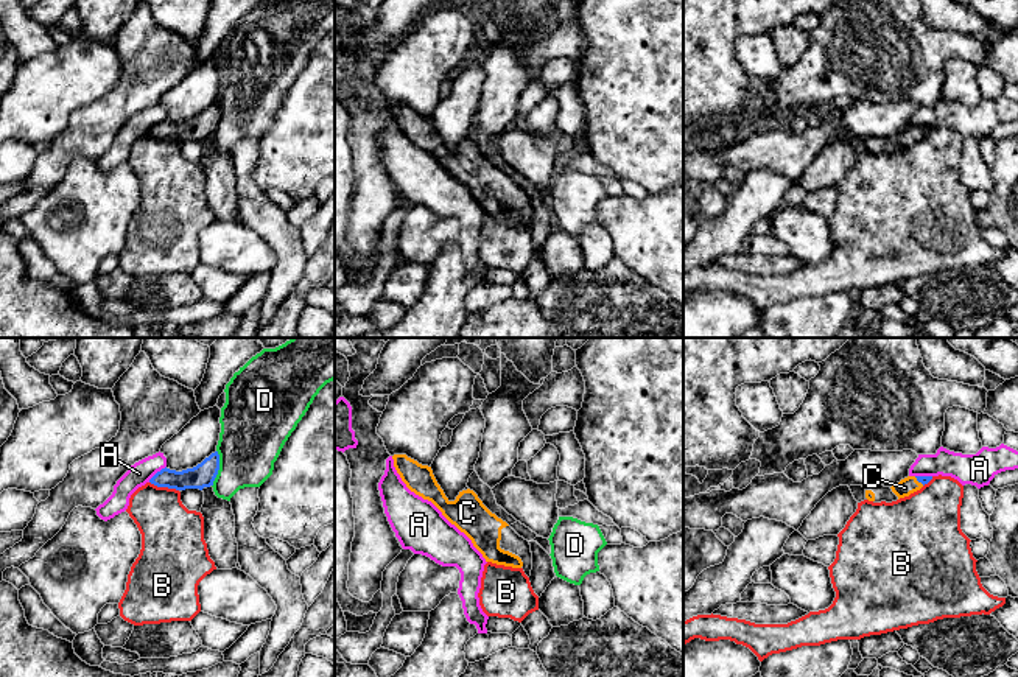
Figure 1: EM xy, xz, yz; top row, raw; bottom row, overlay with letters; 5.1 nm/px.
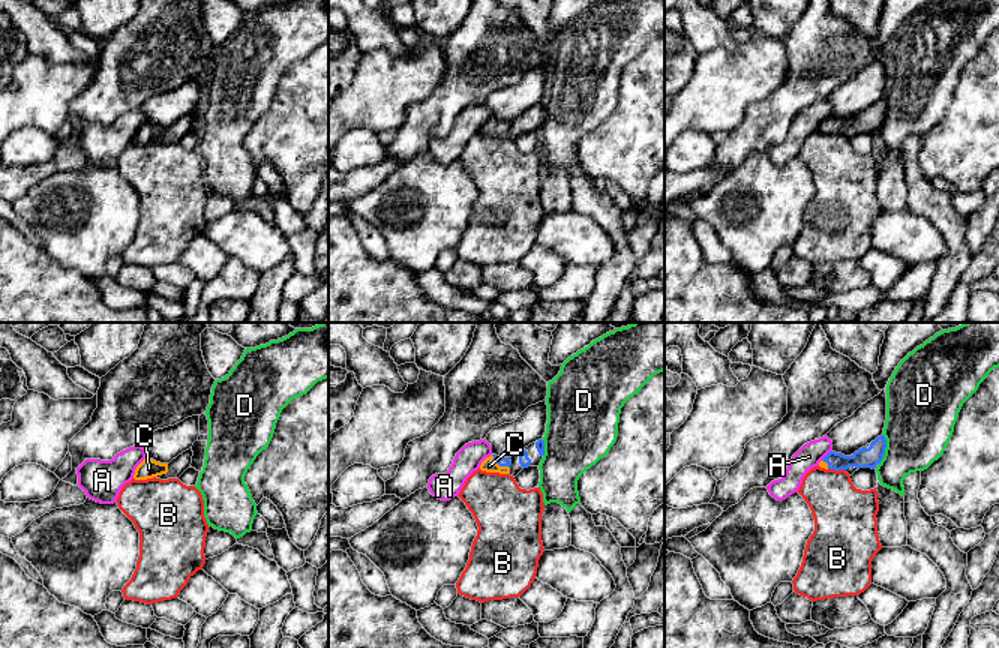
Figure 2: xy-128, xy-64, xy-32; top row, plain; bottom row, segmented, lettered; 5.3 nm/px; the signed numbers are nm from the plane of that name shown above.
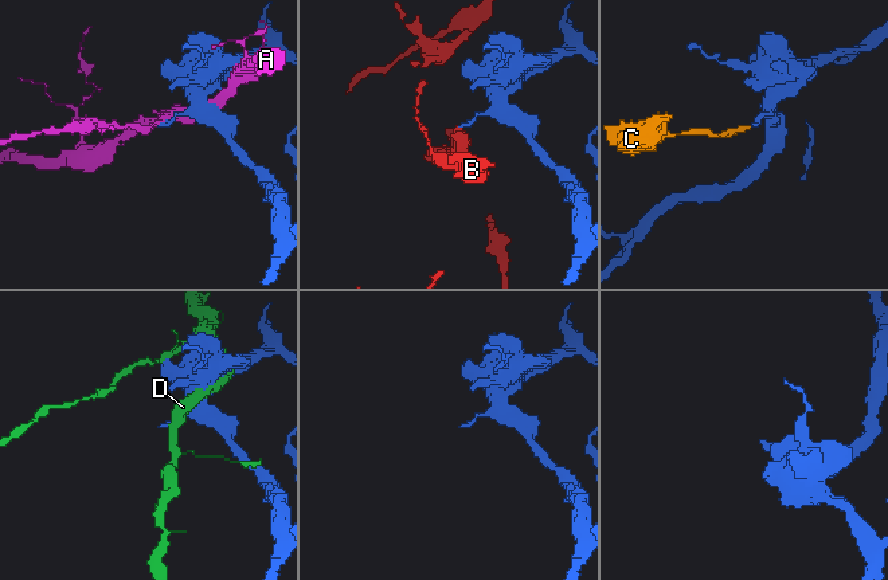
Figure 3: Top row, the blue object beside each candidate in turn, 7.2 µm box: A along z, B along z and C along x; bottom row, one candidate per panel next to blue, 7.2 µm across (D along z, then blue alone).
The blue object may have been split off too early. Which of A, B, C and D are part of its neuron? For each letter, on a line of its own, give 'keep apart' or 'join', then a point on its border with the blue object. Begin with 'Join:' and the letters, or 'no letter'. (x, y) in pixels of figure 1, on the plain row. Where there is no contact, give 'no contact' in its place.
Join: C
A: keep apart | xy (156, 125)
B: keep apart | xy (164, 137)
C: join | yz (919, 133)
D: keep apart | xy (218, 120)

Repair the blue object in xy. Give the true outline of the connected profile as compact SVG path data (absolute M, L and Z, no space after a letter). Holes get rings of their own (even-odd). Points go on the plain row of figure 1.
M218 103L212 104L201 115L193 120L187 120L182 123L162 120L157 123L149 134L157 139L168 139L176 142L185 140L199 140L213 137L213 132L219 121L219 106Z

